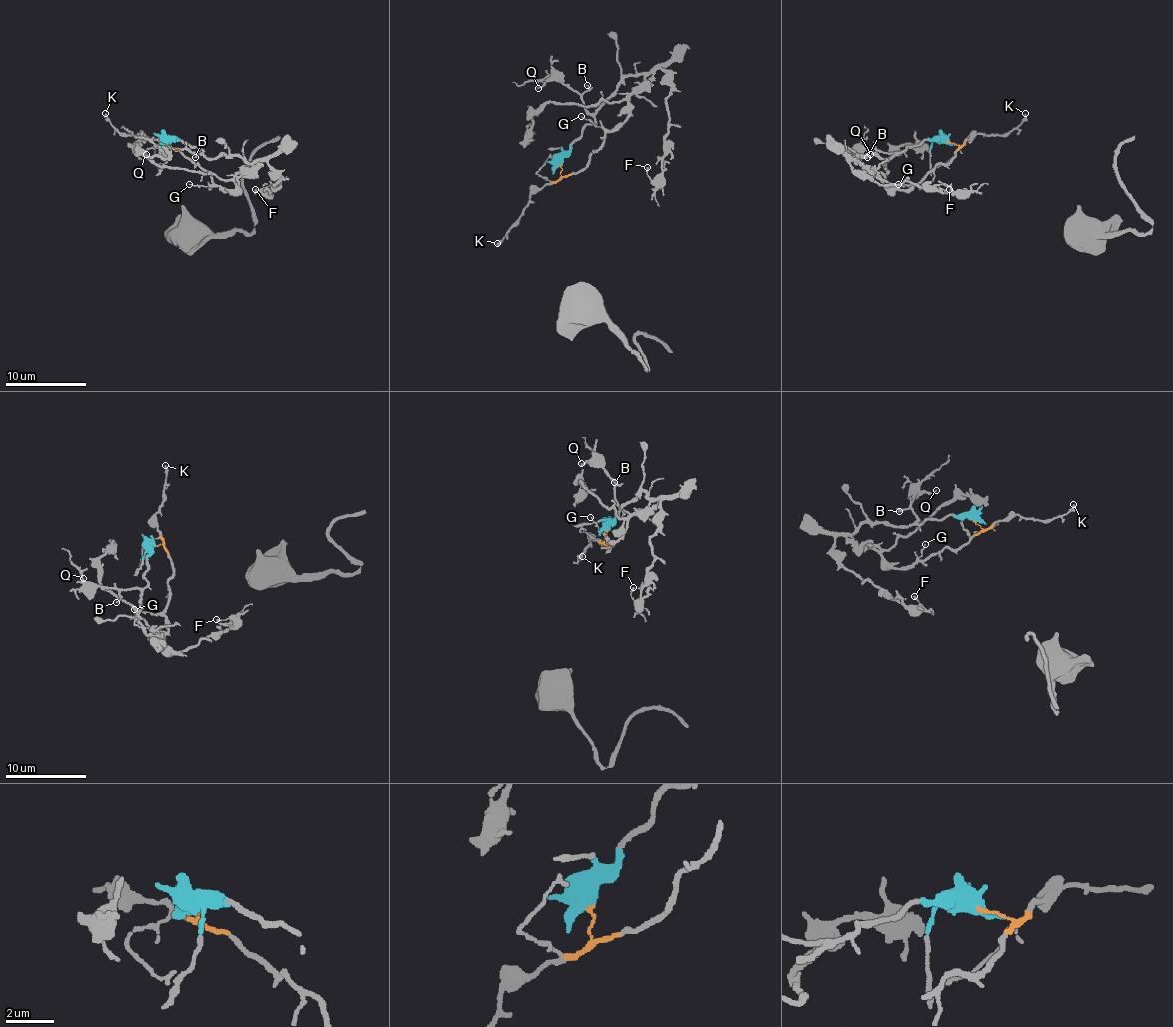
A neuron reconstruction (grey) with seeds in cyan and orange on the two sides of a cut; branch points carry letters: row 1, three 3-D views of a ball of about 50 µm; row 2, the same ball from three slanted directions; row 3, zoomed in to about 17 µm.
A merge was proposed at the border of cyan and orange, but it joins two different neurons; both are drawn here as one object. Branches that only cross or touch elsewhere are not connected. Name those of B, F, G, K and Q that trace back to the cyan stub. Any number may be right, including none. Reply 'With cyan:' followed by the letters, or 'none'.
With cyan: B, F, Q

